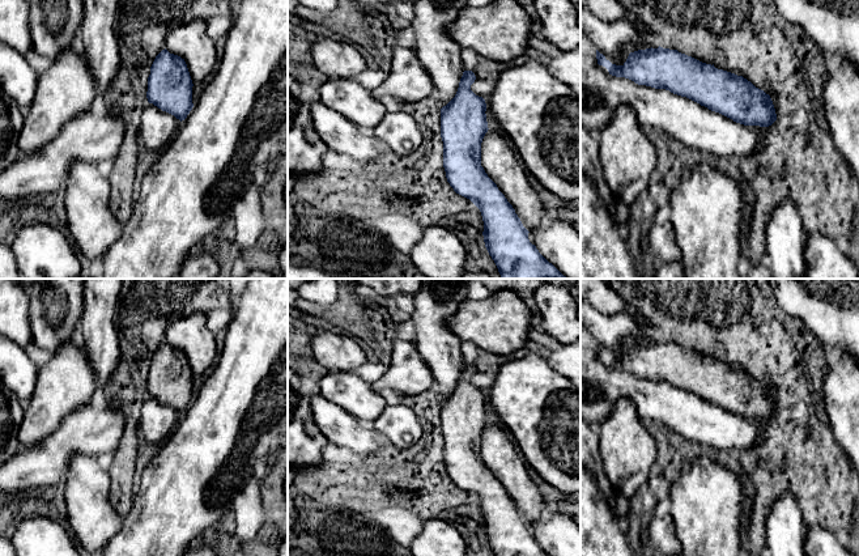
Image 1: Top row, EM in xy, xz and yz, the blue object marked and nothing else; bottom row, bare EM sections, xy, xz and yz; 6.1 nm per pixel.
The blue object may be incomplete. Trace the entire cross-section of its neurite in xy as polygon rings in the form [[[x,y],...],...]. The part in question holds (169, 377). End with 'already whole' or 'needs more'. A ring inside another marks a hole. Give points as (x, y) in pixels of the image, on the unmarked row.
[[[162,343],[148,370],[148,396],[140,409],[141,442],[163,443],[194,400],[192,373],[184,352]]]; needs more

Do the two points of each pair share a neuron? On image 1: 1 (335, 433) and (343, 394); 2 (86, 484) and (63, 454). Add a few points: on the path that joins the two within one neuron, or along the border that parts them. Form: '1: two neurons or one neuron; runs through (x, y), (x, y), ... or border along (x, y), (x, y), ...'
1: two neurons; border along (319, 393), (357, 420)
2: two neurons; border along (94, 457), (76, 454), (69, 462), (60, 484)

